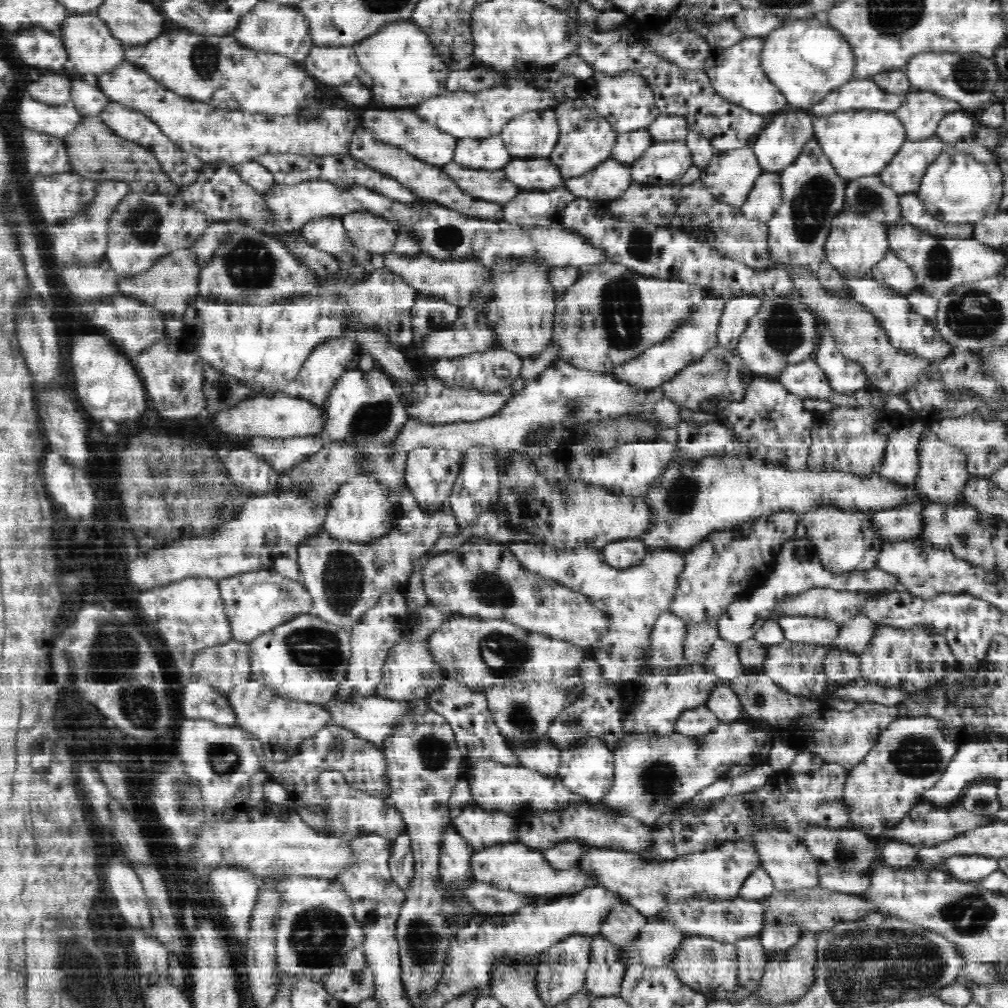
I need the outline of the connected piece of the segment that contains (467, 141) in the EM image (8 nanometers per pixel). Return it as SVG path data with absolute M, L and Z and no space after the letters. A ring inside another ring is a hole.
M500 135L488 138L460 138L453 161L468 168L498 170L510 162L509 150Z

